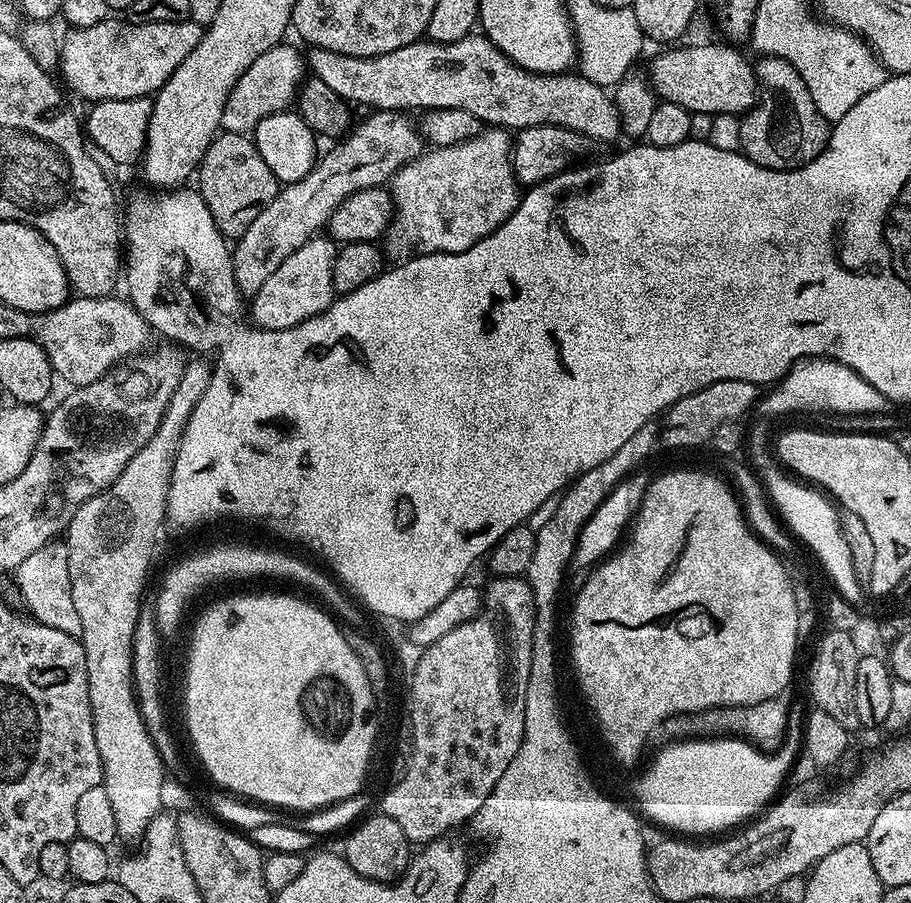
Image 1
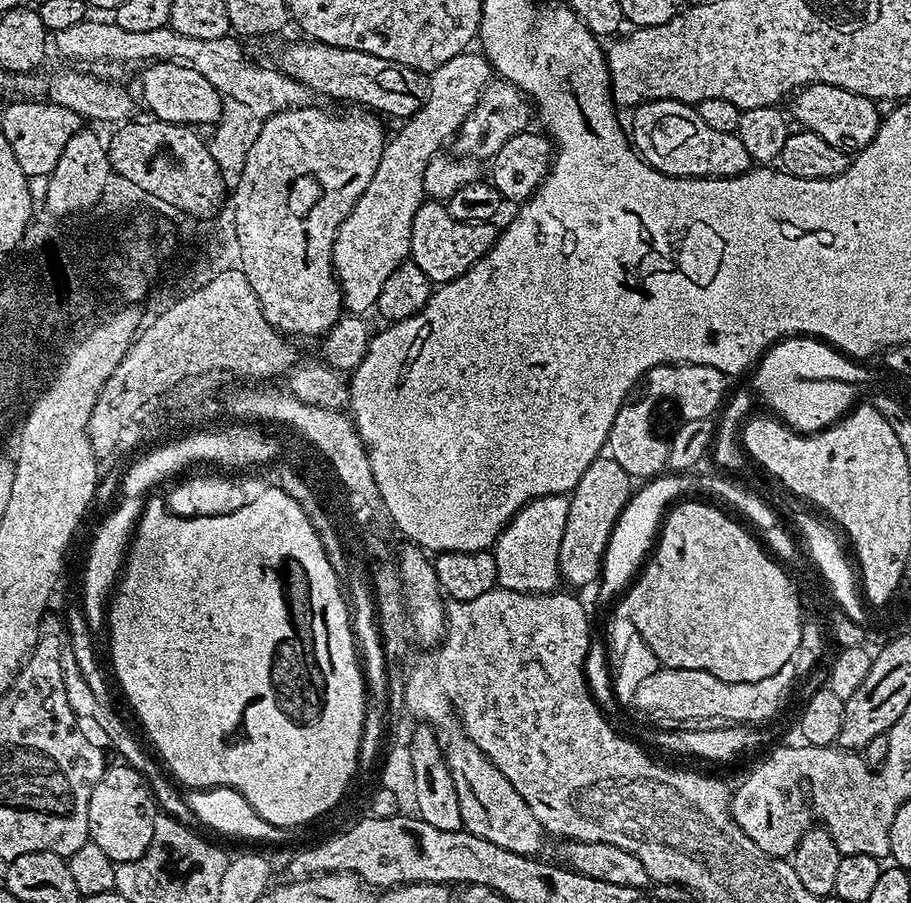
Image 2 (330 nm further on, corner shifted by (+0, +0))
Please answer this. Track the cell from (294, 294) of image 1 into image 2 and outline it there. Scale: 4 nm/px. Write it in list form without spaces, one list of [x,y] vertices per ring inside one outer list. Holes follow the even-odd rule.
[[[469,50],[460,52],[450,62],[442,62],[426,80],[426,95],[424,104],[413,116],[407,117],[396,137],[389,139],[384,145],[384,156],[378,163],[374,176],[366,190],[362,191],[356,205],[349,212],[349,216],[337,230],[332,248],[332,266],[336,273],[340,287],[343,289],[343,307],[352,314],[368,314],[376,307],[378,294],[382,294],[382,282],[398,270],[400,264],[405,263],[410,256],[410,232],[414,226],[414,216],[418,214],[418,206],[424,203],[424,175],[426,166],[433,156],[441,151],[444,143],[451,141],[459,132],[462,122],[474,110],[482,90],[493,79],[492,65],[479,51]]]

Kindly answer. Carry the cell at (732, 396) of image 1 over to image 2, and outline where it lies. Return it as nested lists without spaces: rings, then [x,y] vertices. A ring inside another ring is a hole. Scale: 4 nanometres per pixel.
[[[659,364],[645,372],[638,387],[618,410],[610,426],[606,445],[612,457],[626,474],[644,482],[665,471],[668,462],[669,433],[688,420],[715,417],[725,403],[723,372],[701,364]]]

